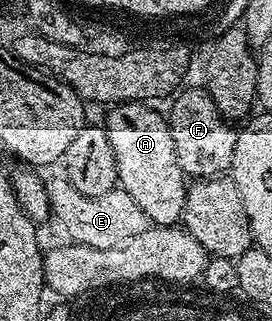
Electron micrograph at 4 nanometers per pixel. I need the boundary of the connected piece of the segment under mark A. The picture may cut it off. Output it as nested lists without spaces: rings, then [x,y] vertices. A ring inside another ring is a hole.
[[[146,101],[120,102],[112,105],[108,109],[111,111],[107,114],[105,129],[116,157],[116,167],[119,170],[118,185],[125,192],[129,192],[129,196],[133,196],[141,212],[145,212],[148,223],[156,226],[174,226],[183,217],[189,182],[183,169],[177,164],[177,148],[173,148],[173,136],[171,129],[167,127],[167,119],[151,106],[154,105]]]

